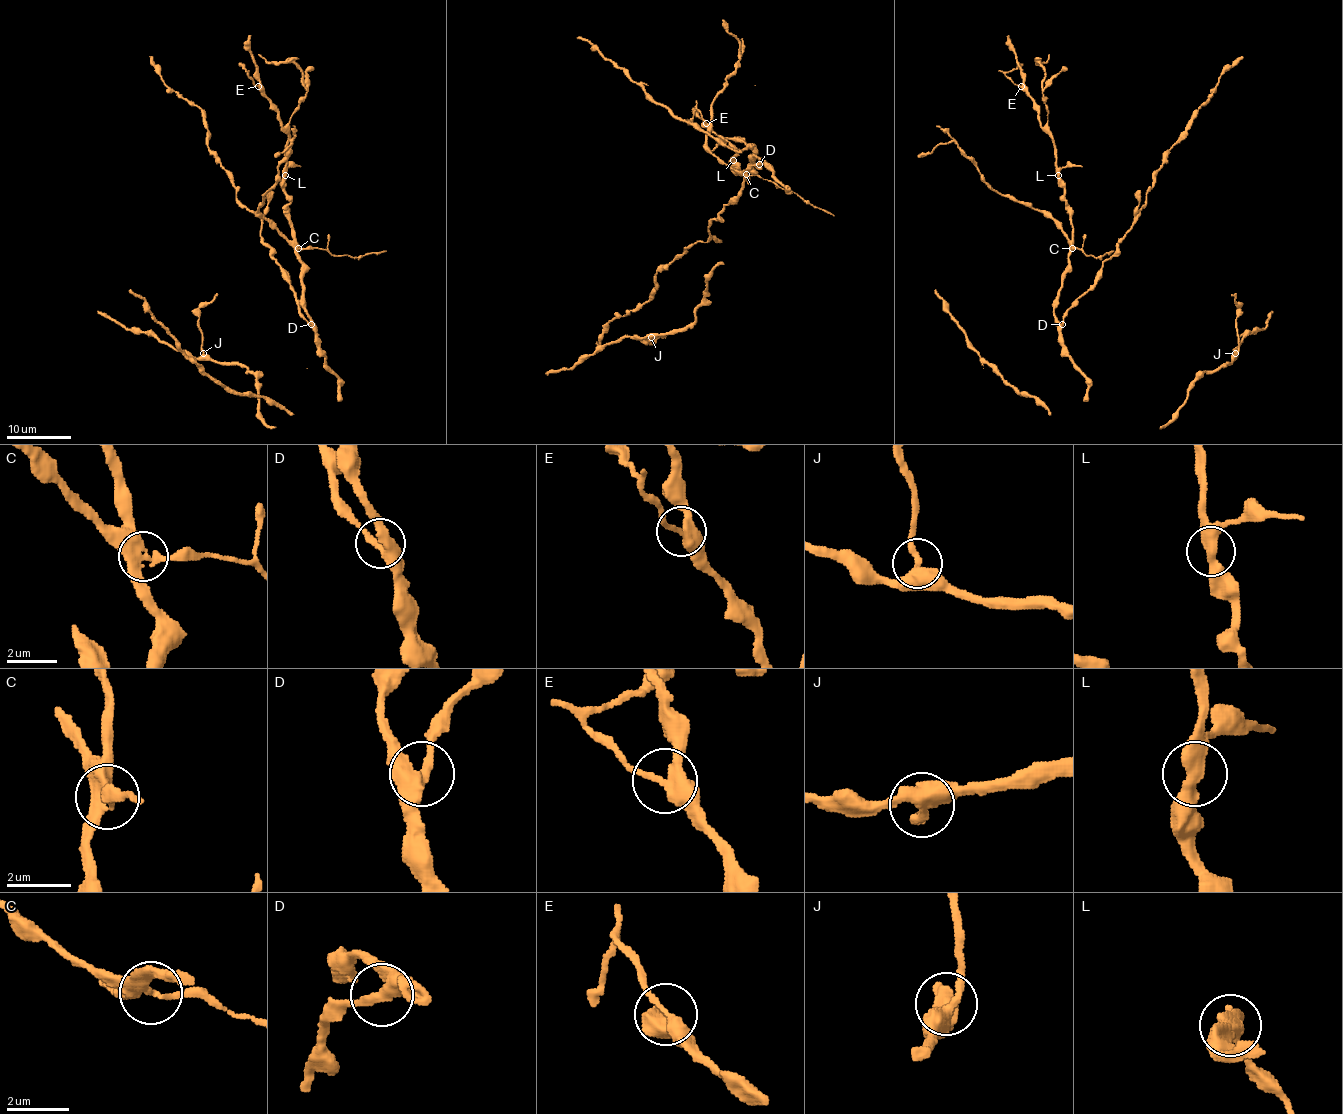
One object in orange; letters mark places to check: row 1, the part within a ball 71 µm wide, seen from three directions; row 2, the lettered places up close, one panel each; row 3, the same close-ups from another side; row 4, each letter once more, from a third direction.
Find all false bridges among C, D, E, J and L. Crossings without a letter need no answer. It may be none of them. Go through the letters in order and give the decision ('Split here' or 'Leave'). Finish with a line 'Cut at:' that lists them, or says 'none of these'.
C: Split here
D: Leave
E: Split here
J: Leave
L: Leave
Cut at: C, E

